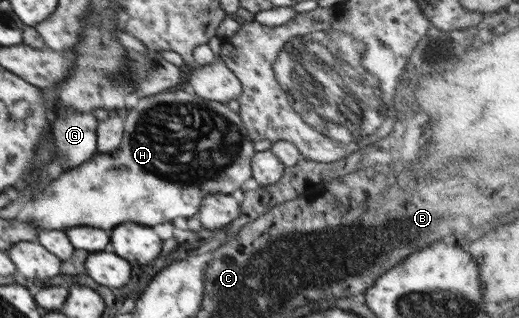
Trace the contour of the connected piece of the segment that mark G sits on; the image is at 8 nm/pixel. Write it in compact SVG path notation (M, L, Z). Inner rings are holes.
M63 109L52 124L52 136L54 136L54 148L56 148L56 156L59 156L55 163L61 166L63 171L73 169L75 166L85 163L96 155L97 141L96 130L98 120L93 113L82 113L75 109Z

